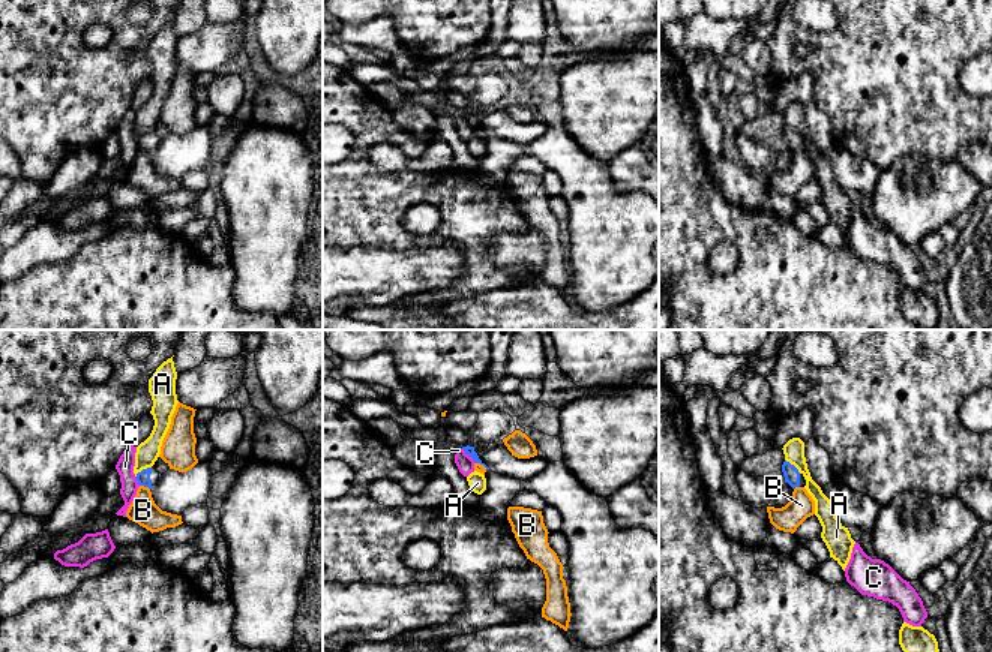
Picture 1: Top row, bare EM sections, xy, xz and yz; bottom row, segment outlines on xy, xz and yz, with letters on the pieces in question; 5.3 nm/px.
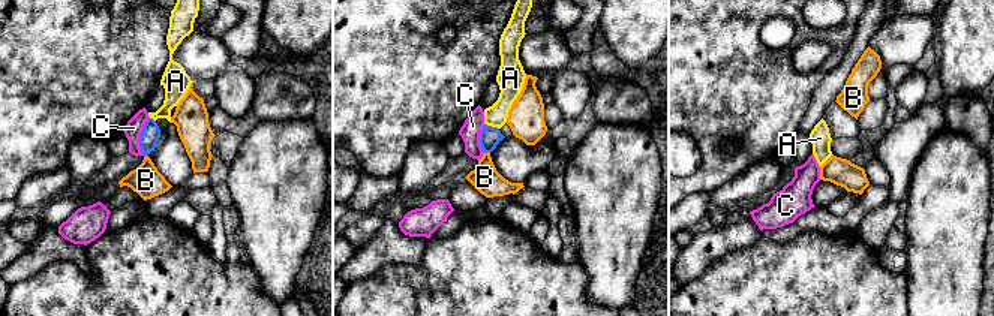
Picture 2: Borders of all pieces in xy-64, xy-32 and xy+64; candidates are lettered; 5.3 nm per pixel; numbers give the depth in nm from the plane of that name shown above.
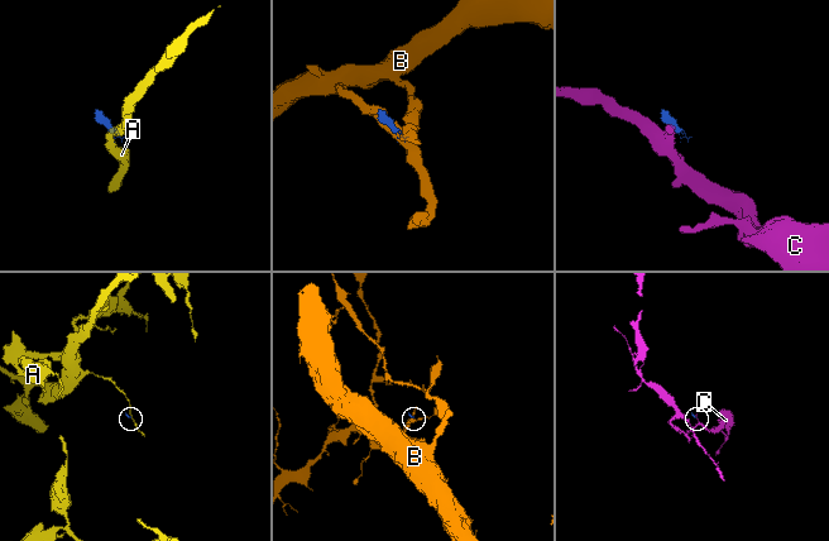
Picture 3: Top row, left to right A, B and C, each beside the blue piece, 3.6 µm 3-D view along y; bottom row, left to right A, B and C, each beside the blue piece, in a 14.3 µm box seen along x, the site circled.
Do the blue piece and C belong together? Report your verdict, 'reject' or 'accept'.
reject

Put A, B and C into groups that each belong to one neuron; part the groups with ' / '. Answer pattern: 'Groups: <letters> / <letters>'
Groups: A / B / C

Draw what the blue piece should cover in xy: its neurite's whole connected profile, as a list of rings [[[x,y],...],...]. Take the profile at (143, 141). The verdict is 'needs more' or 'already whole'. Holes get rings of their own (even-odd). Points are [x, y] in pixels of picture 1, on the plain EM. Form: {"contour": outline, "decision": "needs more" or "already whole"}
{"contour": [[[152,130],[137,138],[140,150],[152,153],[159,145],[159,136]]], "decision": "needs more"}

